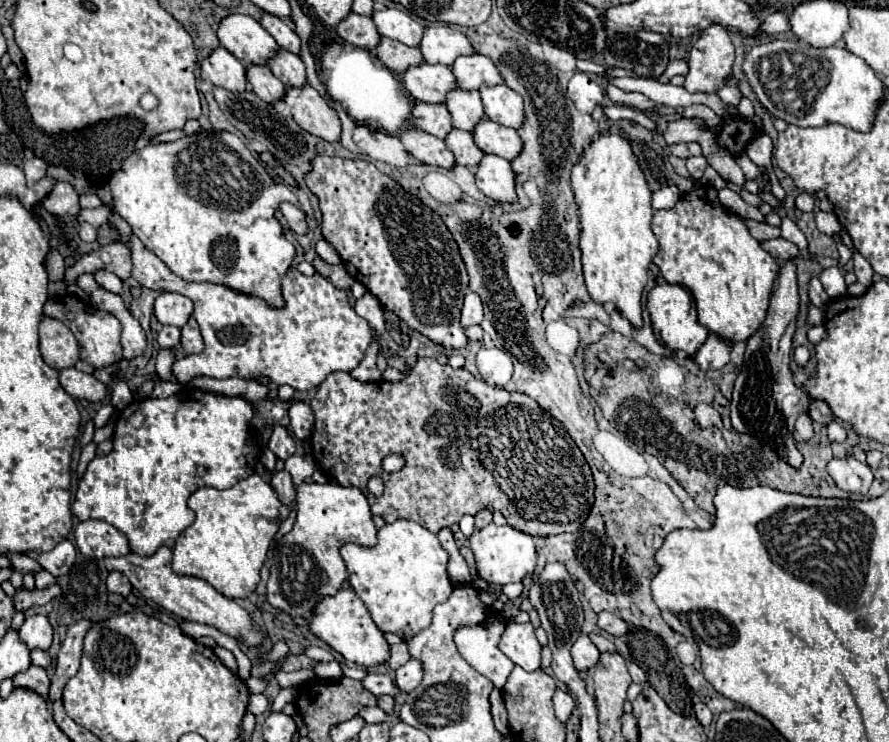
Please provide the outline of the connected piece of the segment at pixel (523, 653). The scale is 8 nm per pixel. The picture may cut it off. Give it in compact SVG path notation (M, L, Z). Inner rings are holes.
M507 621L499 649L525 671L537 671L541 667L541 645L531 623L517 625L513 621Z

